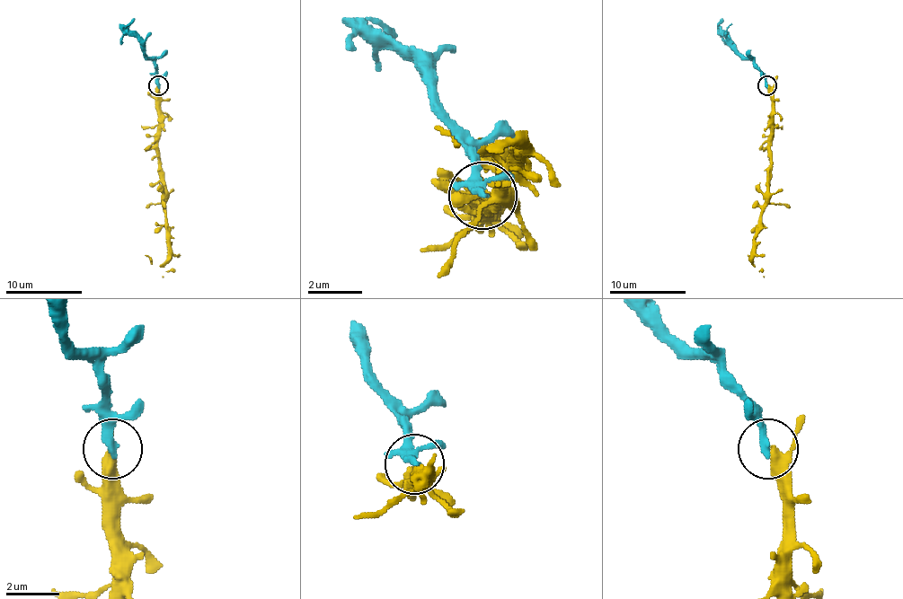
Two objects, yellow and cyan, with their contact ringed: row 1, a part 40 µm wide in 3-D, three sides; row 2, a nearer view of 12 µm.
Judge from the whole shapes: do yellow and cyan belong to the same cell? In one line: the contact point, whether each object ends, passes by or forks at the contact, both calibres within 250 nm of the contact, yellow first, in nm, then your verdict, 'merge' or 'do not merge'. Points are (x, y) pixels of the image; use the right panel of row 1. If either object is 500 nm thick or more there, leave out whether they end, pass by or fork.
at (766, 85); yellow passes by; cyan ends there; 300 nm thick on the yellow side, 360 nm on the other; merge

